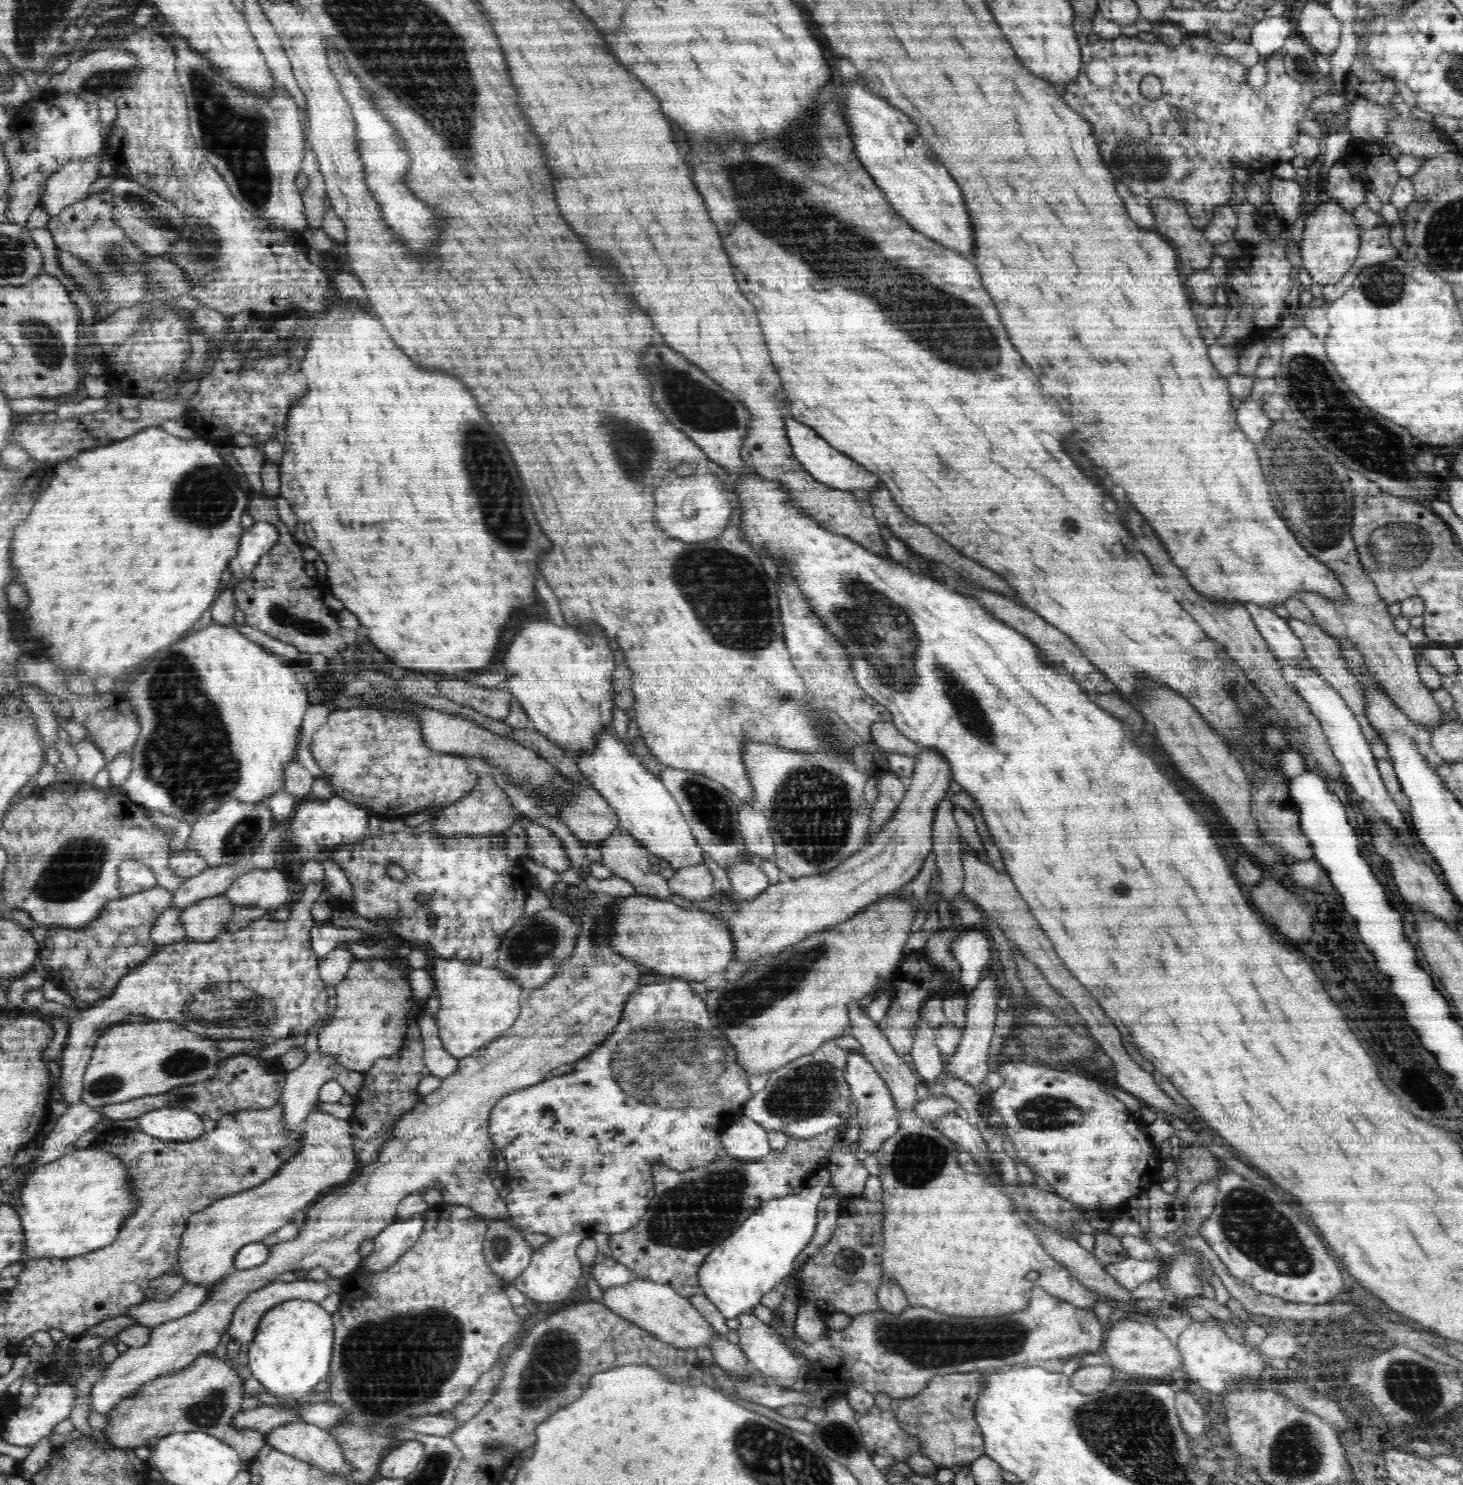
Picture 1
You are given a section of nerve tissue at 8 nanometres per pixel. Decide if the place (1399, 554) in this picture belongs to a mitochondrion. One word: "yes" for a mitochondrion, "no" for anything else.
yes

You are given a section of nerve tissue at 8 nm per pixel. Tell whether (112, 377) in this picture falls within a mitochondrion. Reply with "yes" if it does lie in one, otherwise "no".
no

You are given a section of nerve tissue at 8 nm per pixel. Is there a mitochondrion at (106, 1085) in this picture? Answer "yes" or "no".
yes

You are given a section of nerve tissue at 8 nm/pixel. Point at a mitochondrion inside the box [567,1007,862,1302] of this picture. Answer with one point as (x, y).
(695, 1213)

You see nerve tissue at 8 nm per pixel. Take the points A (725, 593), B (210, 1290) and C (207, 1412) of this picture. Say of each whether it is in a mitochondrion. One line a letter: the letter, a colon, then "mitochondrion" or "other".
A: mitochondrion
B: other
C: mitochondrion

